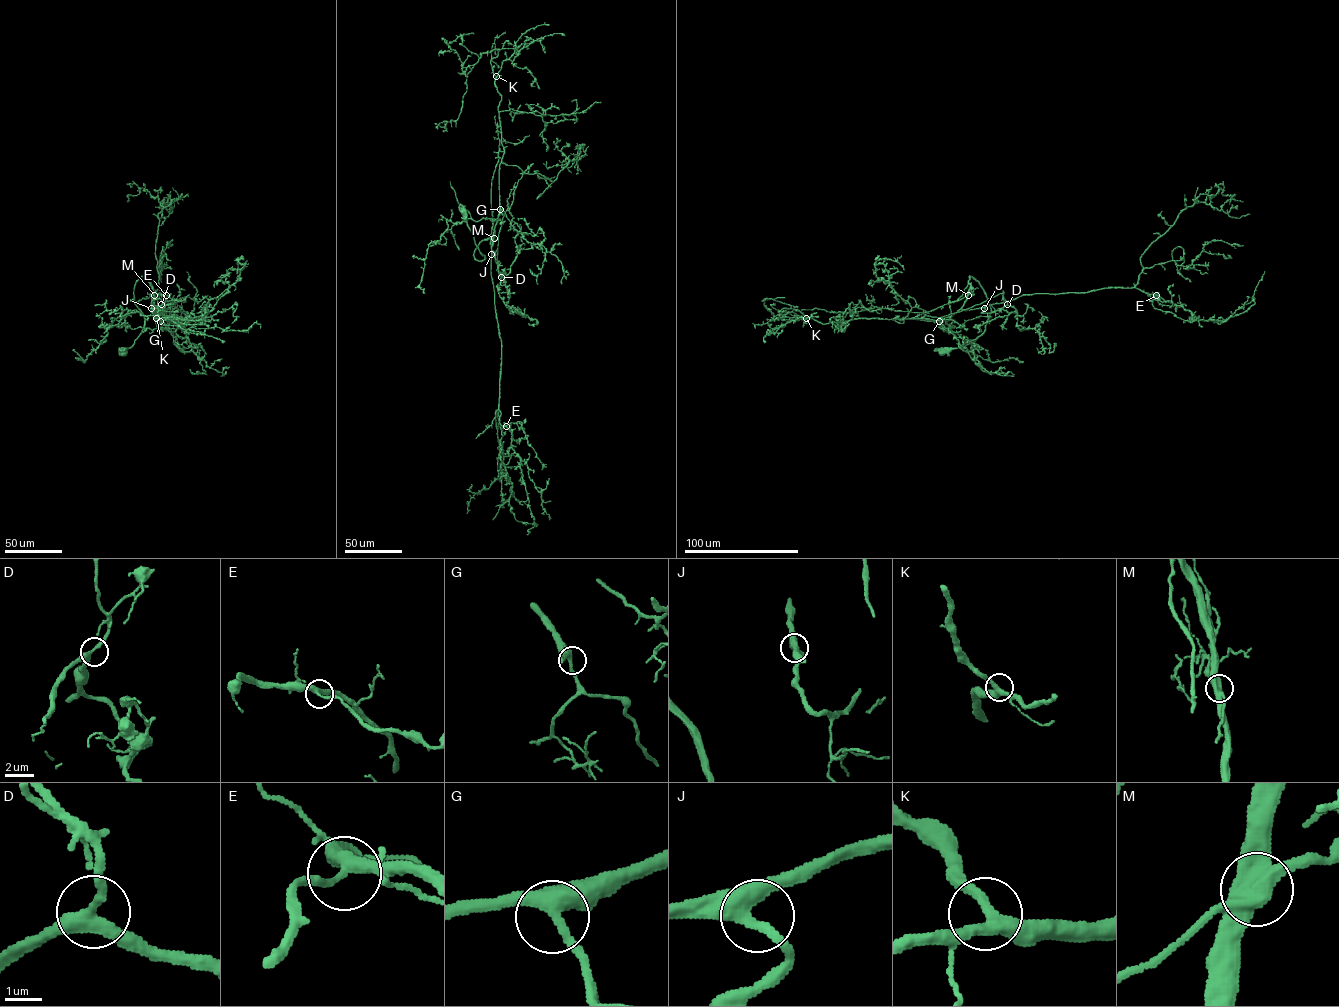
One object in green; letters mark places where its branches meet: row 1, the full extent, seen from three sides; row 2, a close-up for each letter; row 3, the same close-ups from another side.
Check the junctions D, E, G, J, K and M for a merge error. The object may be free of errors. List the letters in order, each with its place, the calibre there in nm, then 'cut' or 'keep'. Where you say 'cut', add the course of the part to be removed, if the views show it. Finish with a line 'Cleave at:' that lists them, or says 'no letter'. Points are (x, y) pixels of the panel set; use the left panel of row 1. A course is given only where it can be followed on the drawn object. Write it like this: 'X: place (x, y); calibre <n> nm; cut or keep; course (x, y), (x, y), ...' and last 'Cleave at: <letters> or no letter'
D: place (161, 304); calibre 300 nm; keep
E: place (166, 295); calibre 320 nm; keep
G: place (160, 321); calibre 400 nm; keep
J: place (151, 308); calibre 360 nm; keep
K: place (156, 318); calibre 360 nm; keep
M: place (154, 295); calibre 500 nm; keep
Cleave at: no letter

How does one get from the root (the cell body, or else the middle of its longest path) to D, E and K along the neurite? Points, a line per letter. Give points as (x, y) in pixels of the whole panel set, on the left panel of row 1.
D: (124, 351), (144, 324), (134, 296), (140, 276), (152, 287), (152, 312), (161, 304)
E: (124, 351), (144, 324), (134, 298), (136, 281), (143, 276), (150, 284), (152, 310), (159, 288), (166, 295)
K: (124, 351), (144, 324), (134, 296), (140, 276), (151, 286), (159, 321), (164, 318), (158, 323), (156, 318)

